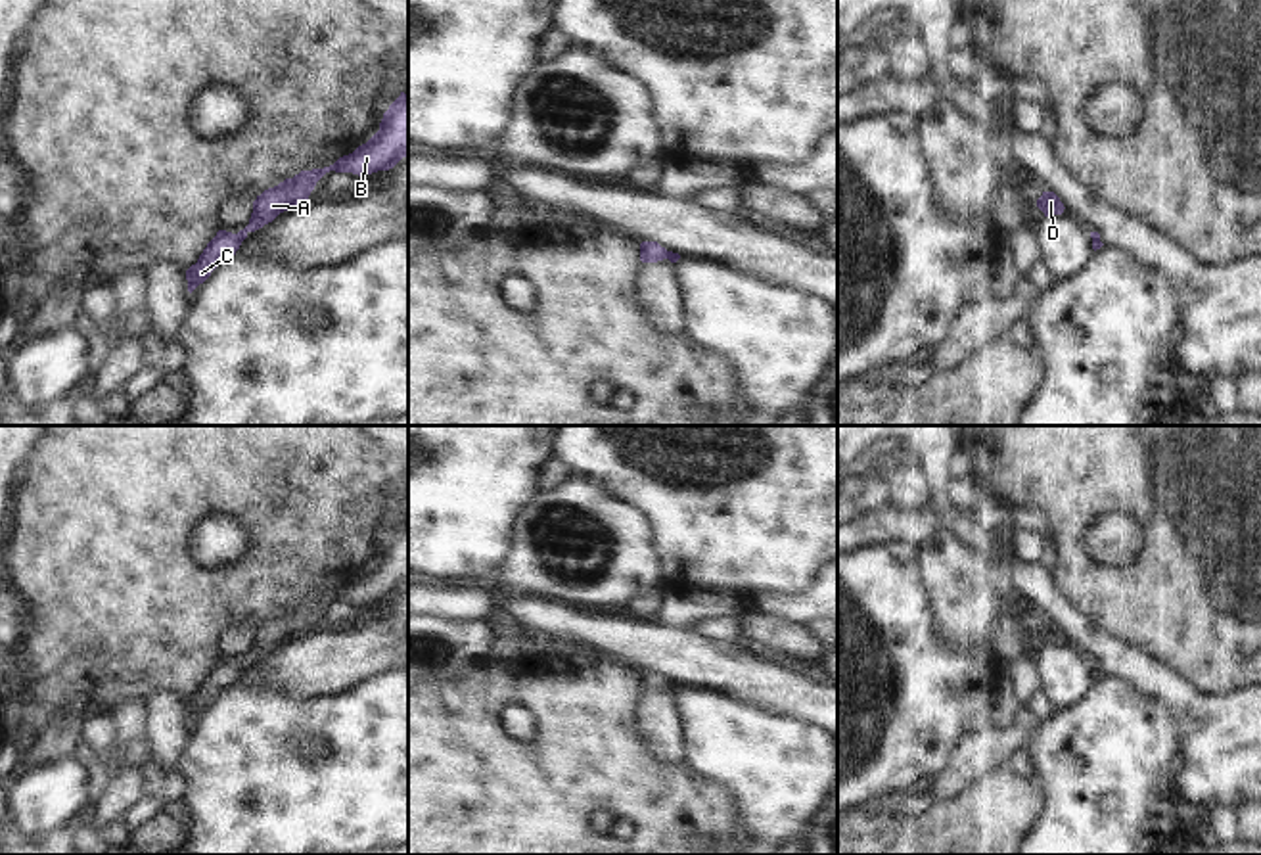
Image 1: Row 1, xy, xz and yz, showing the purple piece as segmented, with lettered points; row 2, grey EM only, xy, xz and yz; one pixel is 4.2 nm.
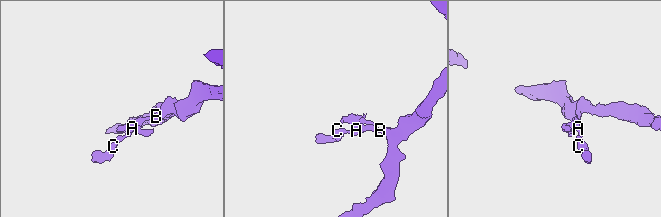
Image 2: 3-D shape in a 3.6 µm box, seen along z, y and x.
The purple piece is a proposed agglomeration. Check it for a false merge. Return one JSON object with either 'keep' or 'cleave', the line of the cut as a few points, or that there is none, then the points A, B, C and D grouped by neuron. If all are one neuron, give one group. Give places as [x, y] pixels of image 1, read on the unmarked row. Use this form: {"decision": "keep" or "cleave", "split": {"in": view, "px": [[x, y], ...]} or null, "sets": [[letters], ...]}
{"decision": "keep", "split": null, "sets": [["A", "B", "C", "D"]]}

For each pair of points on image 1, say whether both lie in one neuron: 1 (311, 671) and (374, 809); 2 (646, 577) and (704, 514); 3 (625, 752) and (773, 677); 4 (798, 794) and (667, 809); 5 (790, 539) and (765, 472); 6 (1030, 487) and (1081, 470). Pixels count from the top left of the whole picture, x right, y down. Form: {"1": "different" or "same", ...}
{"1": "different", "2": "different", "3": "different", "4": "different", "5": "same", "6": "same"}

